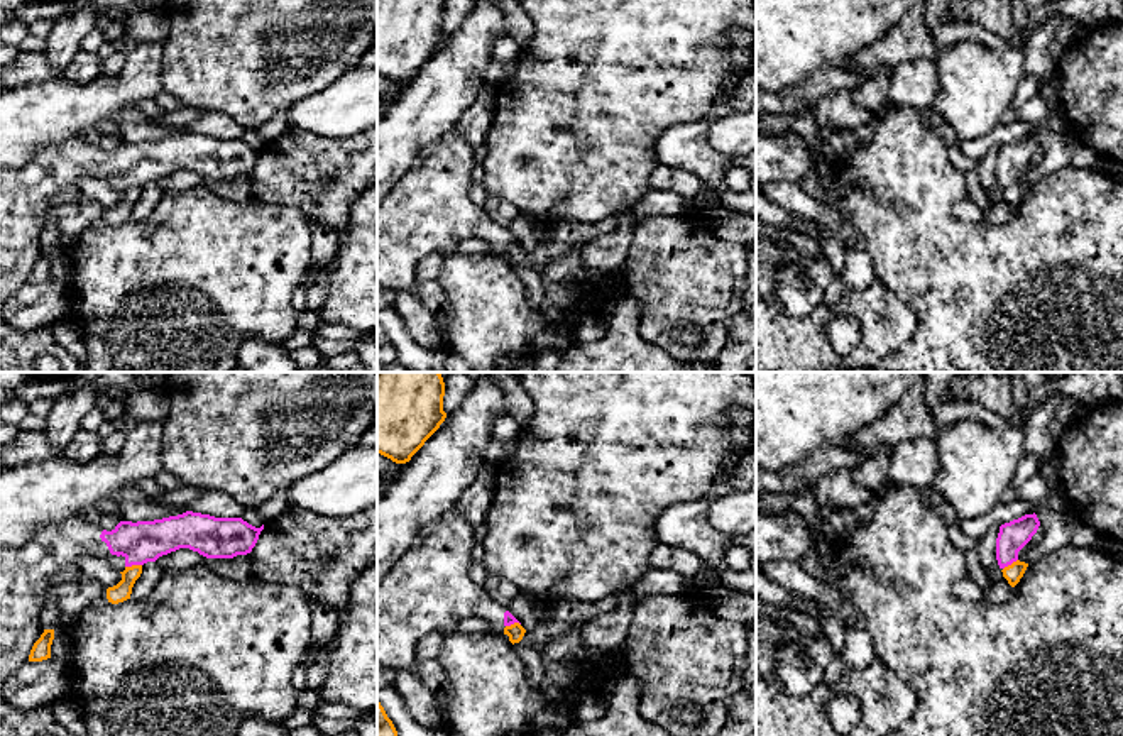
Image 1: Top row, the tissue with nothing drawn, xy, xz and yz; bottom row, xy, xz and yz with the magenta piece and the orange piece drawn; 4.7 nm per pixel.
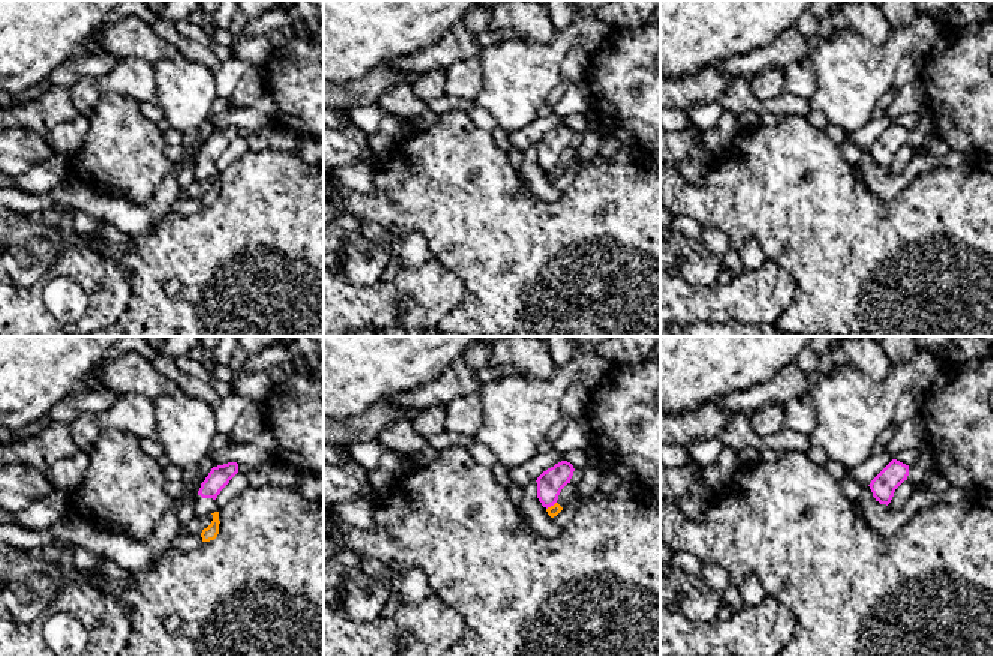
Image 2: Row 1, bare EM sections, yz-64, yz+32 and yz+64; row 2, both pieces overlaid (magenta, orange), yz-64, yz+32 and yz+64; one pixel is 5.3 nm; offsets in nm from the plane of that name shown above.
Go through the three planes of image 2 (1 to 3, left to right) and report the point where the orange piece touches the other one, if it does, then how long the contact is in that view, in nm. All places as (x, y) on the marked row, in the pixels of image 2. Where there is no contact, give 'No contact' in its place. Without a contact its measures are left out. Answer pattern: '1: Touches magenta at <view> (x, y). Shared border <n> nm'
1: No contact
2: Touches magenta at yz+32 (551, 505). Shared border 70 nm
3: No contact

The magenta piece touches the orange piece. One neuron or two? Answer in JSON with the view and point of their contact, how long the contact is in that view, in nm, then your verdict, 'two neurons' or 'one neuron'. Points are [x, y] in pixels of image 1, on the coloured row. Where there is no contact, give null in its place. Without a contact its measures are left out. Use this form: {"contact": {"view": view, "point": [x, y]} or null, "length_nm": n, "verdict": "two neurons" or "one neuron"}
{"contact": {"view": "xy", "point": [132, 564]}, "length_nm": 80, "verdict": "two neurons"}

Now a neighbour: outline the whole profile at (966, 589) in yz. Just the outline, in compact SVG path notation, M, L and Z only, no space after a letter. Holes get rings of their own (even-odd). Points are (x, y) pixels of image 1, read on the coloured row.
M971 577L956 584L956 596L961 599L979 599L984 592L974 584Z

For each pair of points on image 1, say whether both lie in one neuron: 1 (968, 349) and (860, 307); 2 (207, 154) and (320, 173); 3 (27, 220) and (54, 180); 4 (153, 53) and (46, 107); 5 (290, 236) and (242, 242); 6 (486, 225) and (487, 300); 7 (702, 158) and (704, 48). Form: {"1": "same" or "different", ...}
{"1": "different", "2": "different", "3": "same", "4": "same", "5": "same", "6": "different", "7": "different"}

